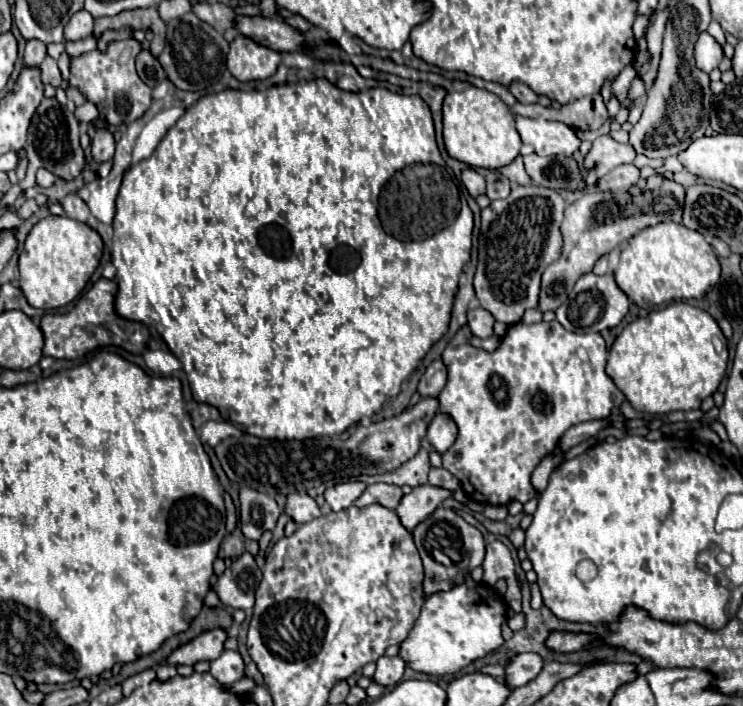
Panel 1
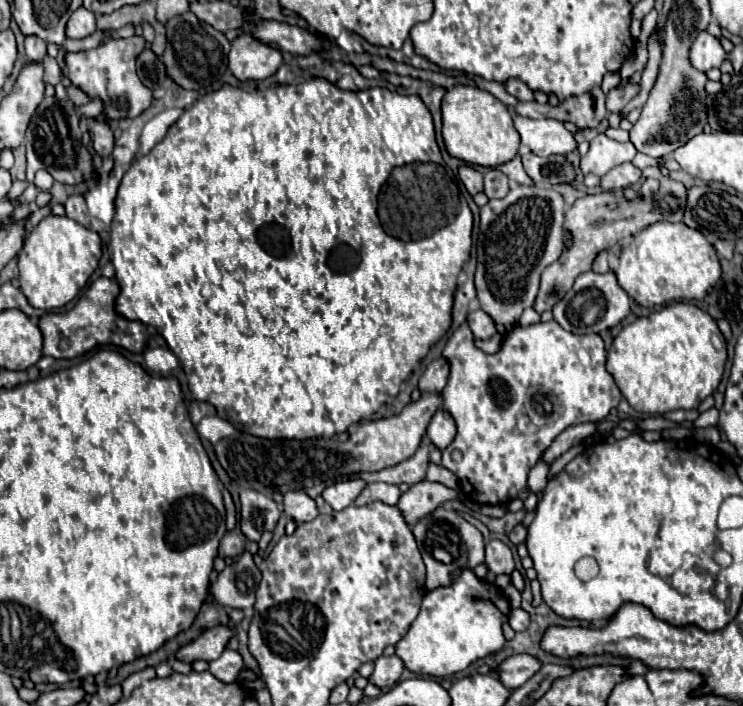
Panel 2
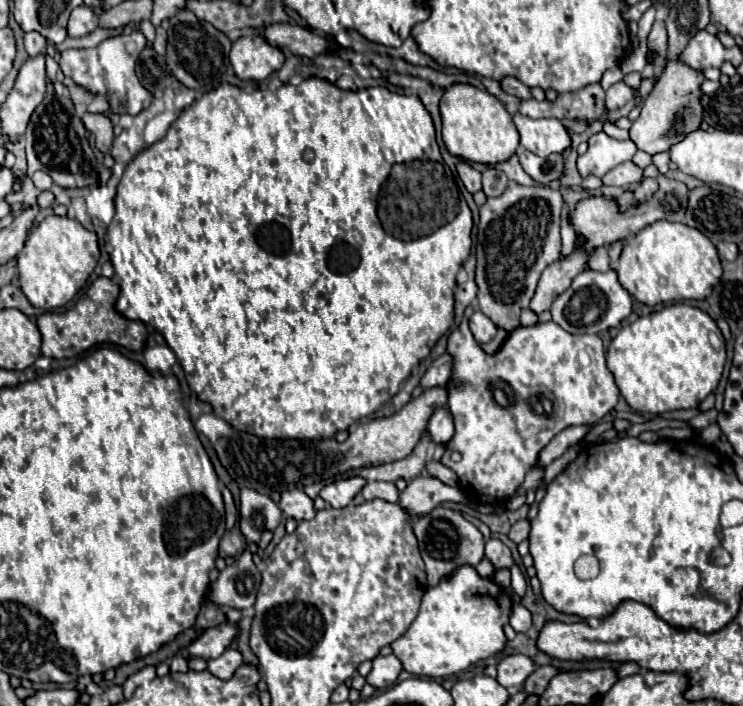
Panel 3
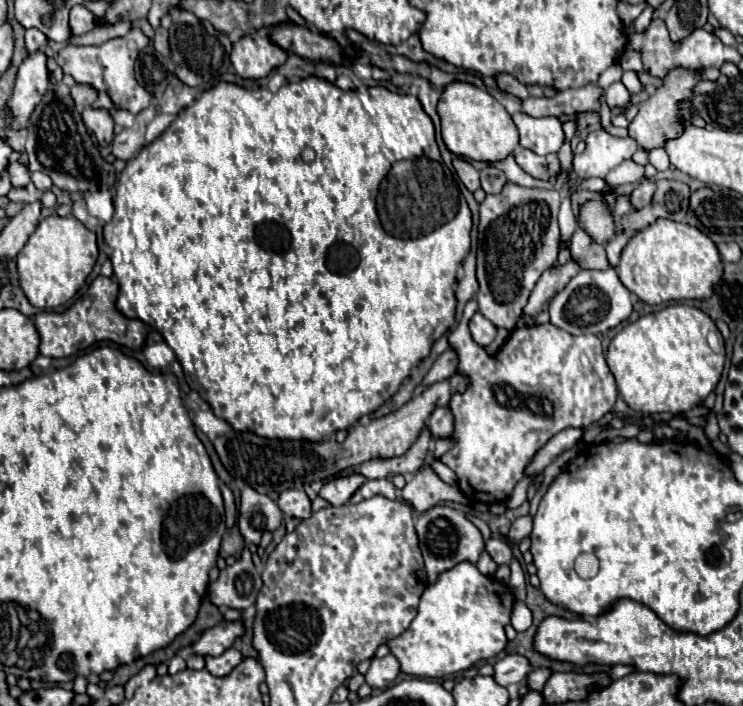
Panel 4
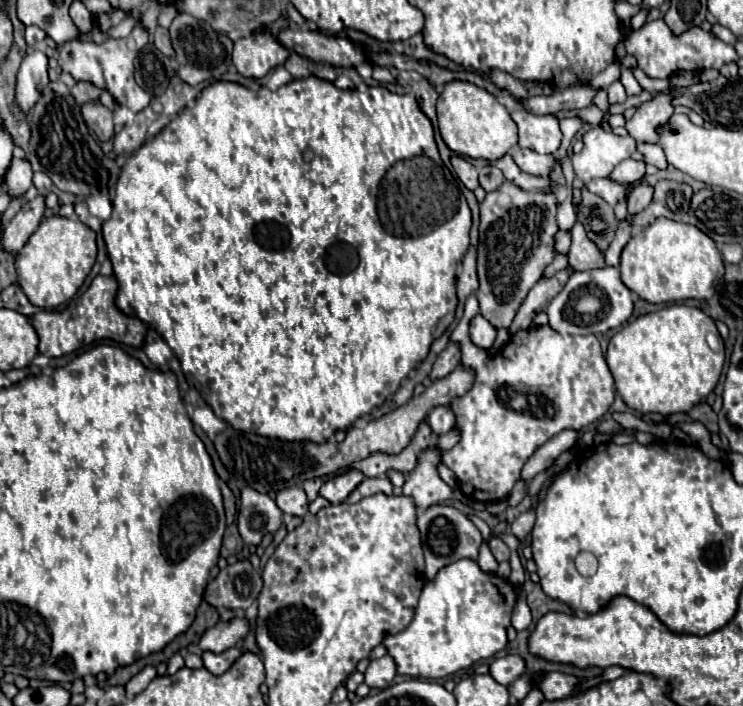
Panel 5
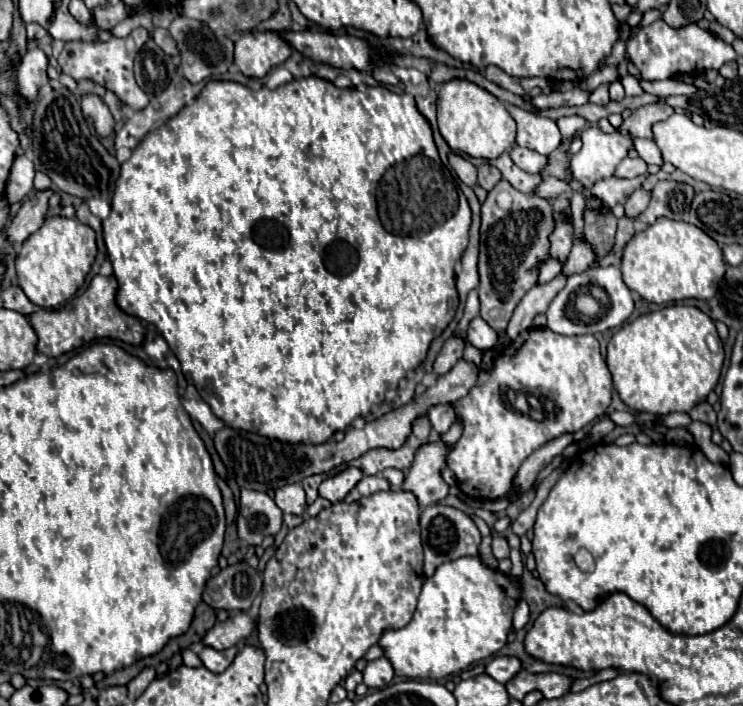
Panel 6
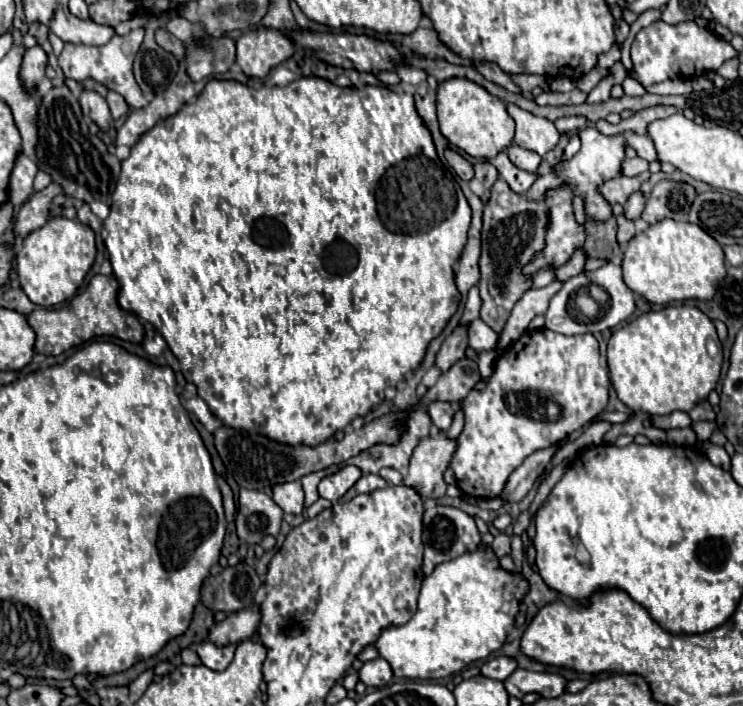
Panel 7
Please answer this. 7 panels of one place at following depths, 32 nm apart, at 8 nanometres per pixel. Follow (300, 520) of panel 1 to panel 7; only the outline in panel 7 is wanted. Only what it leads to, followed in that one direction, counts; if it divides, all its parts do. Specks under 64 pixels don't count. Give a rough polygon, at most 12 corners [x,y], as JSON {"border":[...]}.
{"border":[[300,482],[276,484],[272,498],[286,514],[302,514]]}

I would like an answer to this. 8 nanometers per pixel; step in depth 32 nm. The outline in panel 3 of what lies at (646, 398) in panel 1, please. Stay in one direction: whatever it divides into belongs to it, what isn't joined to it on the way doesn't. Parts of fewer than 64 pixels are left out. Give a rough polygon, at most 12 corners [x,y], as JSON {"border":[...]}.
{"border":[[670,304],[624,326],[606,360],[634,412],[698,408],[726,347]]}

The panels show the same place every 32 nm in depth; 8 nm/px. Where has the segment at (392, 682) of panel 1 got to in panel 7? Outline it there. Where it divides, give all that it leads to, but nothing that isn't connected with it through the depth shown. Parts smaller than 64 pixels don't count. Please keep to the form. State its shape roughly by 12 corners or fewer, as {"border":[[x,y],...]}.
{"border":[[384,658],[362,664],[358,678],[370,688],[392,680],[392,668]]}

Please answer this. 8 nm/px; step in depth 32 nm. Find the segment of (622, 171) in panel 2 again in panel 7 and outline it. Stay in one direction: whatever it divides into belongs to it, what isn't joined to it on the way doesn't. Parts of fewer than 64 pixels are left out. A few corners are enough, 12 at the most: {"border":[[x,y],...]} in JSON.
{"border":[[644,158],[624,160],[622,170],[626,176],[638,176],[648,170]]}

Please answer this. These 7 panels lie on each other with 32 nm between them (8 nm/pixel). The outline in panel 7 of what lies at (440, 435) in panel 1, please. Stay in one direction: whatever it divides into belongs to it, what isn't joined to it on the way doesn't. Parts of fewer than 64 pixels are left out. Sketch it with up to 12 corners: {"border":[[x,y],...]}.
{"border":[[452,402],[428,404],[428,414],[440,430],[448,430],[454,416]]}

